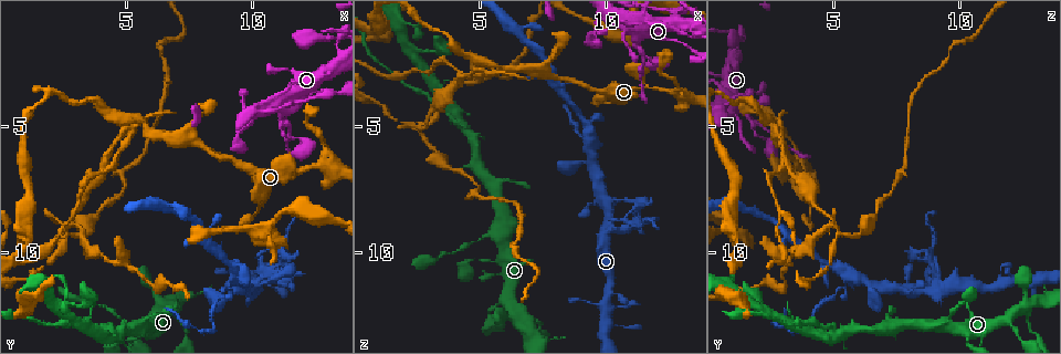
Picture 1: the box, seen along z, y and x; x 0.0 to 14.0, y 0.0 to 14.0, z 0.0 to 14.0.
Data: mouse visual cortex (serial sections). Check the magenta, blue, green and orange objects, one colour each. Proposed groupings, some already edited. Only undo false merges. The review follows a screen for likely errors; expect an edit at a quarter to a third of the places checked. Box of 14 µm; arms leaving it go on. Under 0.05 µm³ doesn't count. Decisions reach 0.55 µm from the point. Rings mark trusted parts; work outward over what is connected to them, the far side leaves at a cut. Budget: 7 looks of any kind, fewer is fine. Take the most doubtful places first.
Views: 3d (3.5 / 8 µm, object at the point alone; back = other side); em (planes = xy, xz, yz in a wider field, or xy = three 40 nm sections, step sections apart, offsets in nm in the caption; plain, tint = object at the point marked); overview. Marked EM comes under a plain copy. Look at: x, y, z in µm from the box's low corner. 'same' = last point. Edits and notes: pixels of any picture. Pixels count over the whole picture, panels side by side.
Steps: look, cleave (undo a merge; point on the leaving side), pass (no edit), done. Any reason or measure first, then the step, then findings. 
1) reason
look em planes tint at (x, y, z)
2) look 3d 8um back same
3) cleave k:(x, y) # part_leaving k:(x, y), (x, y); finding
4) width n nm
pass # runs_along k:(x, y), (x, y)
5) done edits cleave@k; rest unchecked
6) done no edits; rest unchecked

four arms meet
look em xy step 3 tint at (5.4, 4.7, 2.6)

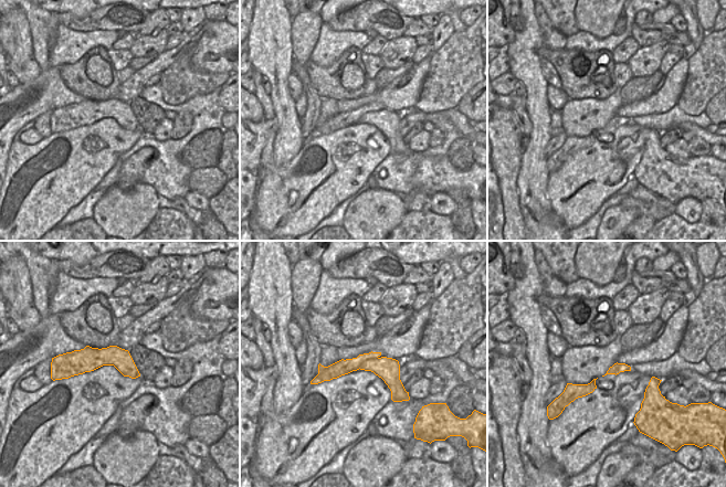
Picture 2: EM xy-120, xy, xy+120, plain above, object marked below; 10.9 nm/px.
look 3d 3.5um same

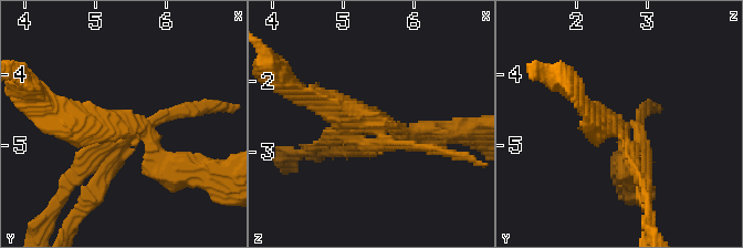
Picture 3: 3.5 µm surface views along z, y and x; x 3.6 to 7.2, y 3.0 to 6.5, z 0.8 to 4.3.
cleave 3:(110, 161) # border 2:(344, 360), (316, 377); two cells meet here

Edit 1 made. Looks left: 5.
redraw
look overview

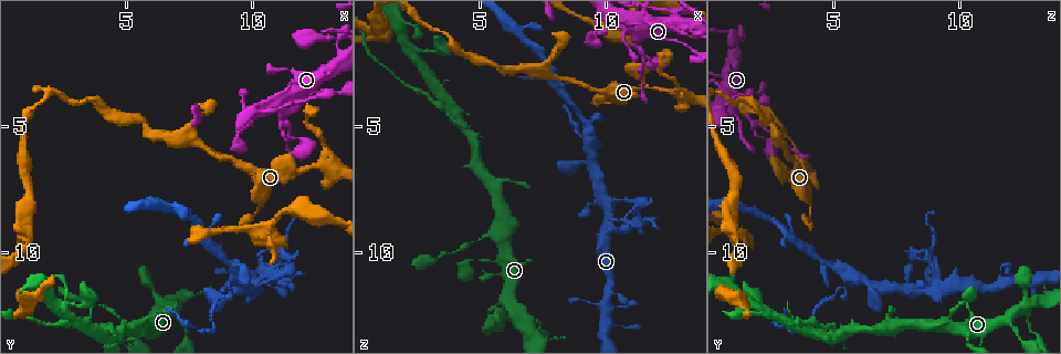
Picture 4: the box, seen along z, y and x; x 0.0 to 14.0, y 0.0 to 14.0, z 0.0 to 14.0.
sharp bend
look 3d 3.5um at (13.3, 1.4, 1.3)

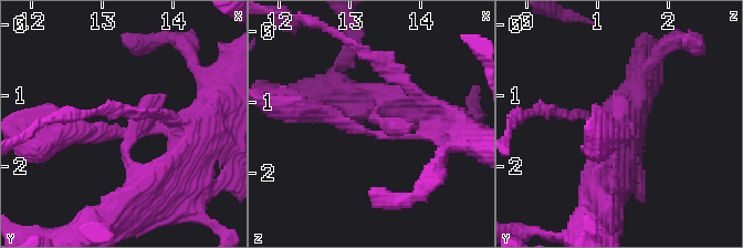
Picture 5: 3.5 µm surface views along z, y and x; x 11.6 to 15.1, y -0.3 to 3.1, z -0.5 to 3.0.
look em xy step 2 tint at (13.30, 1.55, 1.45)

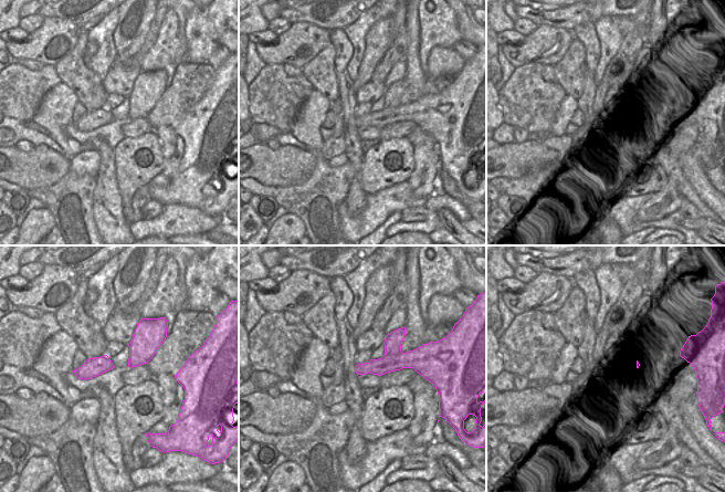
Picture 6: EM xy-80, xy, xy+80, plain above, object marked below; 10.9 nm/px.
cut it another way
look em xy step 1 tint same

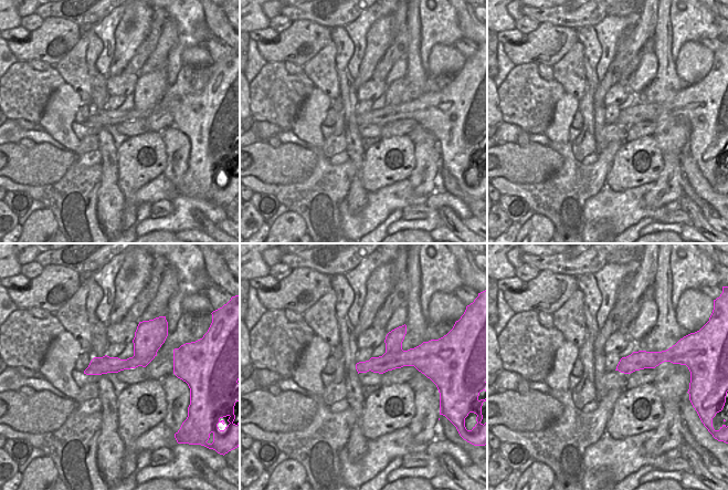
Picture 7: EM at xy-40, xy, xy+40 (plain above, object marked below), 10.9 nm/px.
pass # runs_along 7:(145, 330), (130, 363), (88, 372); continuous, no second cell

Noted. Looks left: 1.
done edits cleave@3; rest unchecked

